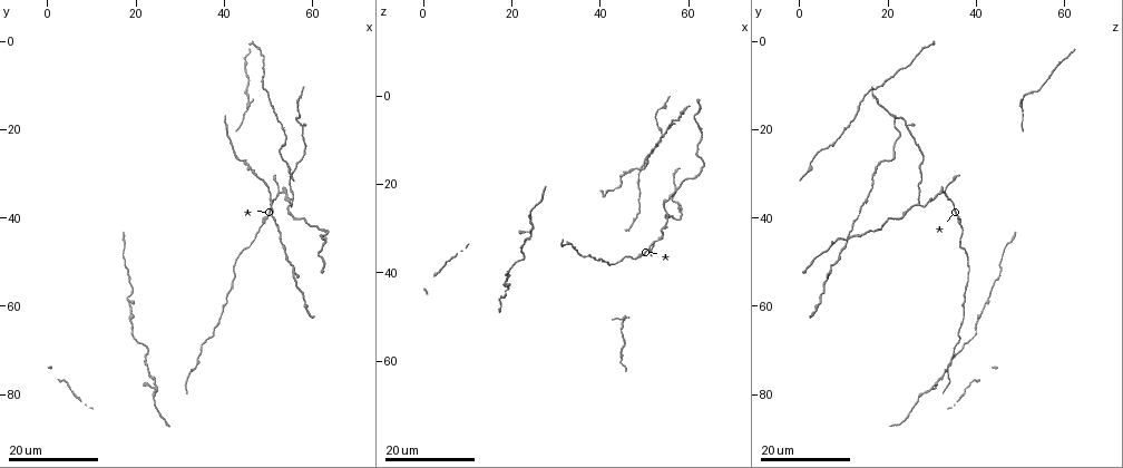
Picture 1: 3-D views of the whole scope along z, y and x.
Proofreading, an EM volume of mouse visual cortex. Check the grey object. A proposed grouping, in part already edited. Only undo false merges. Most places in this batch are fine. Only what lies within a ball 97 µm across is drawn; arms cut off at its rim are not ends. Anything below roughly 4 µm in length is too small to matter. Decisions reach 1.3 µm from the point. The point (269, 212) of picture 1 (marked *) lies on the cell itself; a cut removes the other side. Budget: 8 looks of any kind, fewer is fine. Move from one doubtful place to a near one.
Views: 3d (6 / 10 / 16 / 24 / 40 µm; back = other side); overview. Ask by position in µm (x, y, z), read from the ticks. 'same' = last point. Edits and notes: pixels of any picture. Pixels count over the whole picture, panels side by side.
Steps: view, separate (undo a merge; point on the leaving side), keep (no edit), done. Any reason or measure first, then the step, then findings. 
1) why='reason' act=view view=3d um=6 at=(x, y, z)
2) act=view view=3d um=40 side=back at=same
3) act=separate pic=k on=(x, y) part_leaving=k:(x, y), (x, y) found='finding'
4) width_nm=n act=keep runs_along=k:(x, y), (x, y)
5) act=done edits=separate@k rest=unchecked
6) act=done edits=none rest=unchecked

why='arms part here' act=view view=3d um=16 at=(55.0, 37.0, 27.5)

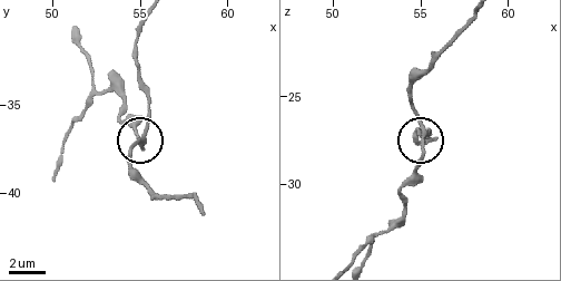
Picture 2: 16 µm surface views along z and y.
act=view view=3d um=6 at=(55.4, 36.5, 27.1)

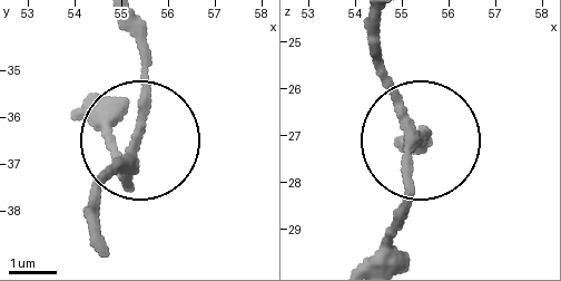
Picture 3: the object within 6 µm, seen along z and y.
width_nm=210 act=keep runs_along=3:(87, 119), (122, 183), (147, 91), (147, 23) found='continuous, no second cell'

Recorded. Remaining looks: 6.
why='two arms in line, one across' act=view view=3d um=16 at=(52.5, 34.0, 33.0)

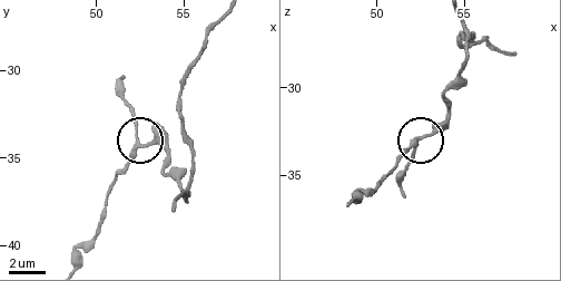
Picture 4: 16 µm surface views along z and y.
why='closer look' act=view view=3d um=6 at=(52.6, 34.2, 32.9)

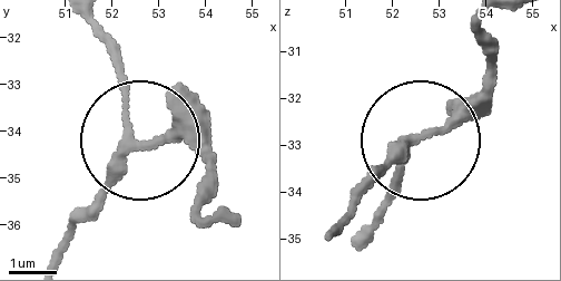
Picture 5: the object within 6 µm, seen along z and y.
act=view view=3d um=6 side=back at=(52.65, 34.25, 32.80)

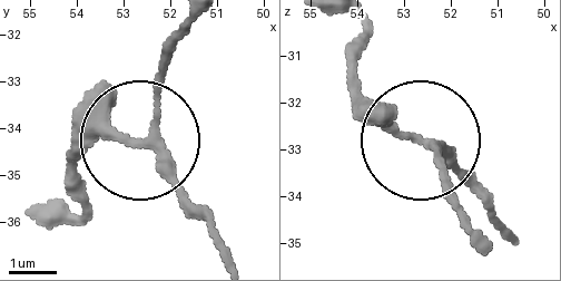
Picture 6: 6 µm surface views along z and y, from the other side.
arms=3 act=keep runs_along=6:(512, 234), (424, 143), (440, 154), (440, 186), (464, 231) found='continuous, no second cell'

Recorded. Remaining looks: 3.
why='thick turns thin' act=view view=3d um=16 at=(56.0, 14.5, 18.0)

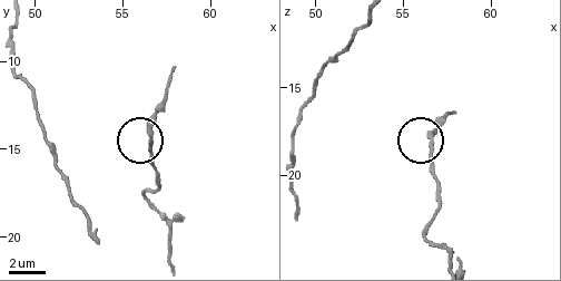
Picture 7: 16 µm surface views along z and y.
act=view view=3d um=10 at=(56.7, 14.4, 18.2)

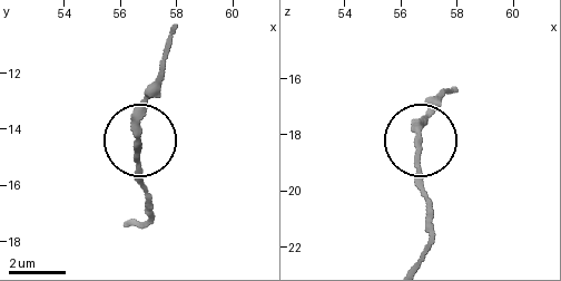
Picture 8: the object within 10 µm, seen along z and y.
width_nm=230 act=keep runs_along=8:(420, 262), (431, 233), (431, 204), (416, 161), (424, 98) found='continuous, no second cell'

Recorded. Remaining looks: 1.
act=done edits=none rest=unchecked

